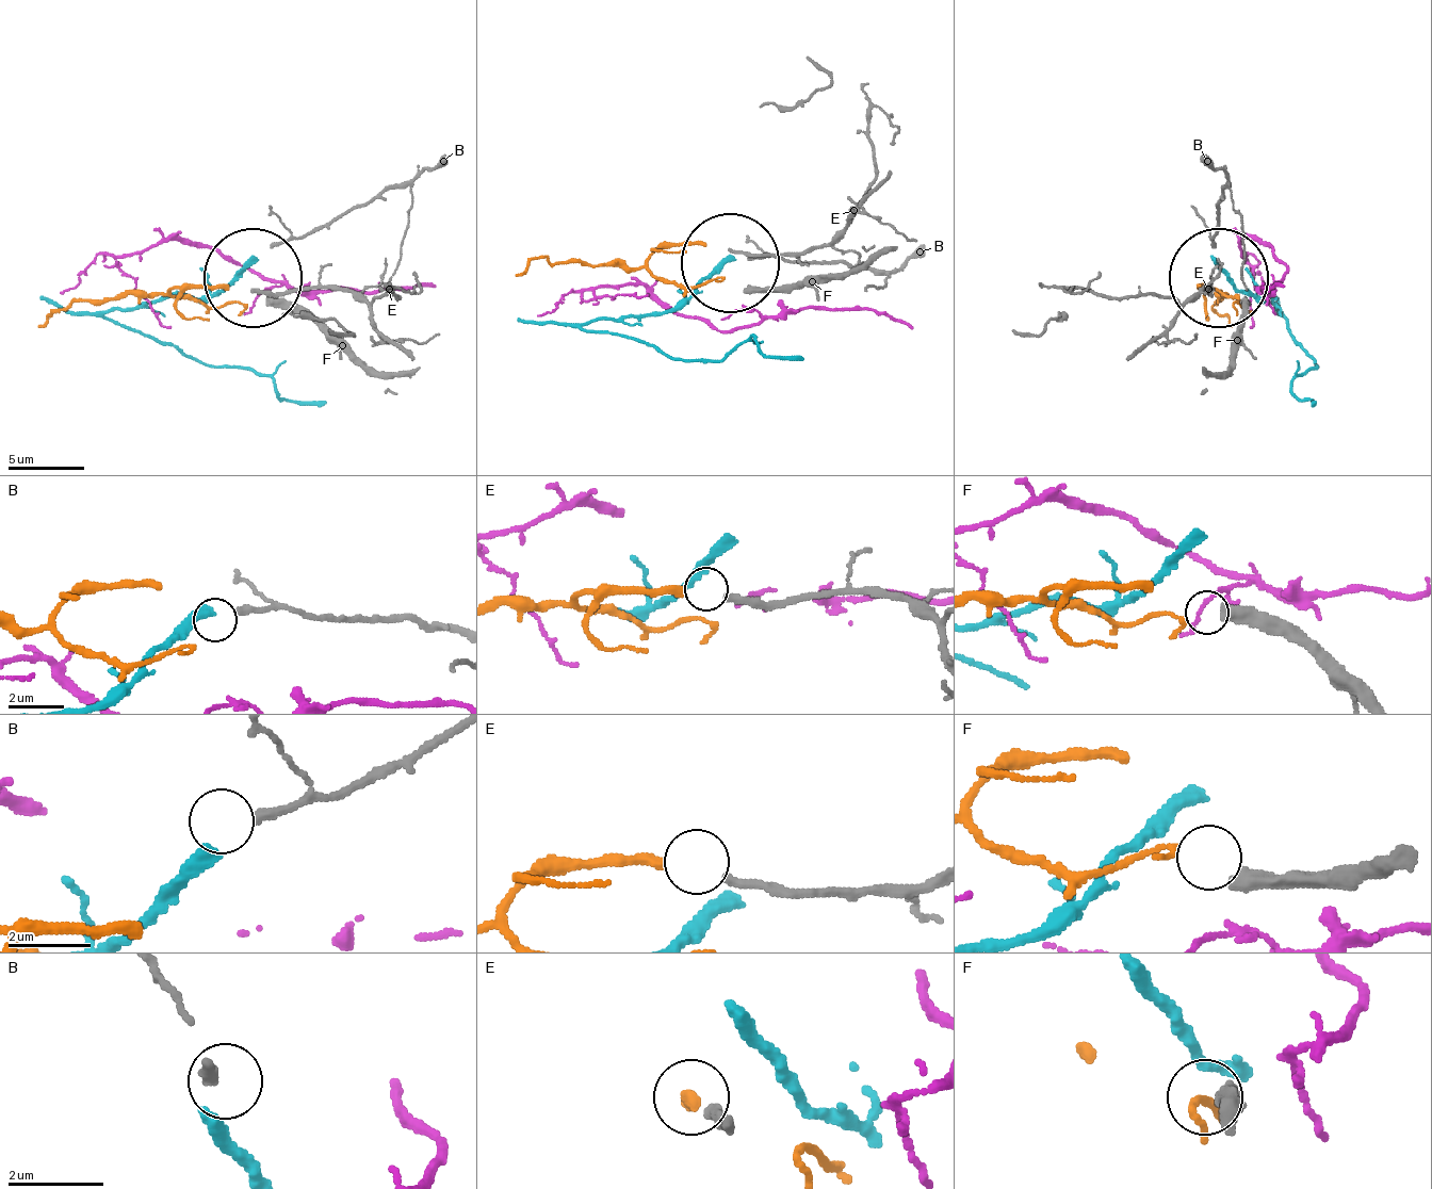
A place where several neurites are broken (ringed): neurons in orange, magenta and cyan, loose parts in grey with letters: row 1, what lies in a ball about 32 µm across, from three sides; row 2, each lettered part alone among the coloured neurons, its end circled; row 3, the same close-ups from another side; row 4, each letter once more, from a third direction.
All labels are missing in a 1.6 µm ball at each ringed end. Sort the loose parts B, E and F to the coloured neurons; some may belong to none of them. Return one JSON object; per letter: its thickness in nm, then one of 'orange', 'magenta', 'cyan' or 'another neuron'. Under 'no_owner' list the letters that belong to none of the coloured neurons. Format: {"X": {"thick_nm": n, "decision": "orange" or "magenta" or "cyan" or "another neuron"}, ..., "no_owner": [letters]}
{"B": {"thick_nm": 240, "decision": "cyan"}, "E": {"thick_nm": 240, "decision": "orange"}, "F": {"thick_nm": 440, "decision": "another neuron"}, "no_owner": ["F"]}

